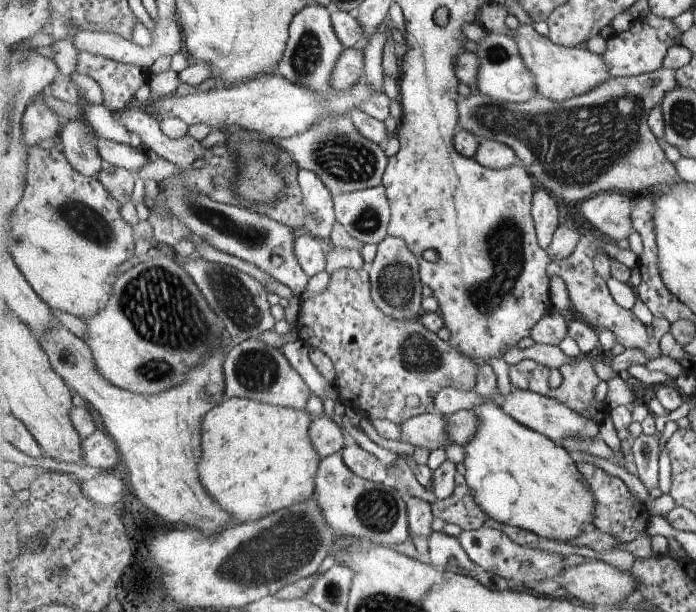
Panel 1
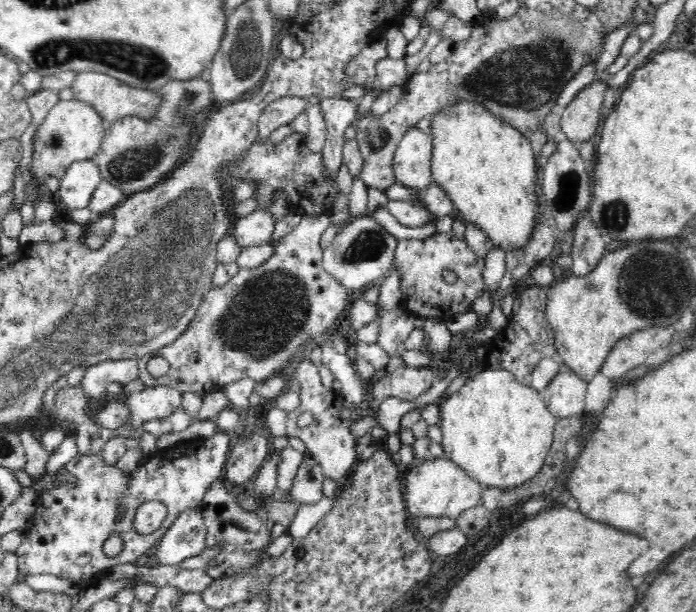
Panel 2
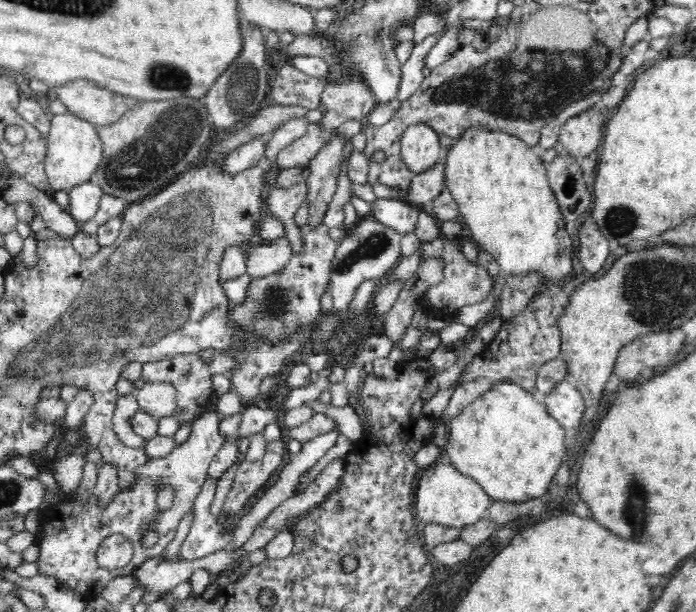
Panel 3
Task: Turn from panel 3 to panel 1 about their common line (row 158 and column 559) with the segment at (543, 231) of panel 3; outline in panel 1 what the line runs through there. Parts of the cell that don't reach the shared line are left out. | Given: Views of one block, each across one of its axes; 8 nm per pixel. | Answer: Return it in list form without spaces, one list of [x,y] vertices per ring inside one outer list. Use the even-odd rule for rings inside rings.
[[[485,362],[478,368],[478,383],[475,389],[488,400],[473,410],[478,414],[480,427],[469,444],[465,445],[467,454],[463,466],[464,475],[478,505],[500,523],[524,528],[551,540],[571,542],[585,530],[593,528],[596,494],[578,469],[578,458],[565,447],[557,446],[547,435],[517,422],[499,406],[496,396],[497,374],[493,372],[491,364]]]

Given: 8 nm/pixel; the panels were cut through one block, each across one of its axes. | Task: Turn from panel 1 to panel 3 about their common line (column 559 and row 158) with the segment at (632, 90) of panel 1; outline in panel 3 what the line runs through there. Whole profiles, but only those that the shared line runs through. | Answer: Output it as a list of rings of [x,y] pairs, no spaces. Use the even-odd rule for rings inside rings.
[[[180,96],[158,101],[137,101],[116,123],[98,128],[103,142],[103,154],[98,169],[91,177],[92,182],[102,188],[103,193],[118,196],[128,203],[136,203],[170,185],[185,171],[197,166],[203,157],[203,150],[209,143],[212,124],[208,107],[203,99]]]

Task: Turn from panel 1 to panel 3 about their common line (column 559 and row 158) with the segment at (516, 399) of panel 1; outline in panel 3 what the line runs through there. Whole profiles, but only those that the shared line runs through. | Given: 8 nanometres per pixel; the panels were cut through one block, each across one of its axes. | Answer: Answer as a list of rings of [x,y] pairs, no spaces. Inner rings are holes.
[[[426,124],[410,125],[400,136],[400,157],[411,174],[428,172],[442,158],[439,135]]]

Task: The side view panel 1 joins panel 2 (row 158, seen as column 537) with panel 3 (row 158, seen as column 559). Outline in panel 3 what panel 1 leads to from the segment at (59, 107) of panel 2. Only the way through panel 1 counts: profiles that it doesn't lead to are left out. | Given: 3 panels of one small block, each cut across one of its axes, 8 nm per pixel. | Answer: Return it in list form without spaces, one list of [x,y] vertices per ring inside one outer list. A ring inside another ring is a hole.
[[[67,111],[51,117],[51,127],[46,139],[44,169],[47,185],[54,192],[68,192],[73,187],[92,180],[103,154],[103,142],[96,126]]]

